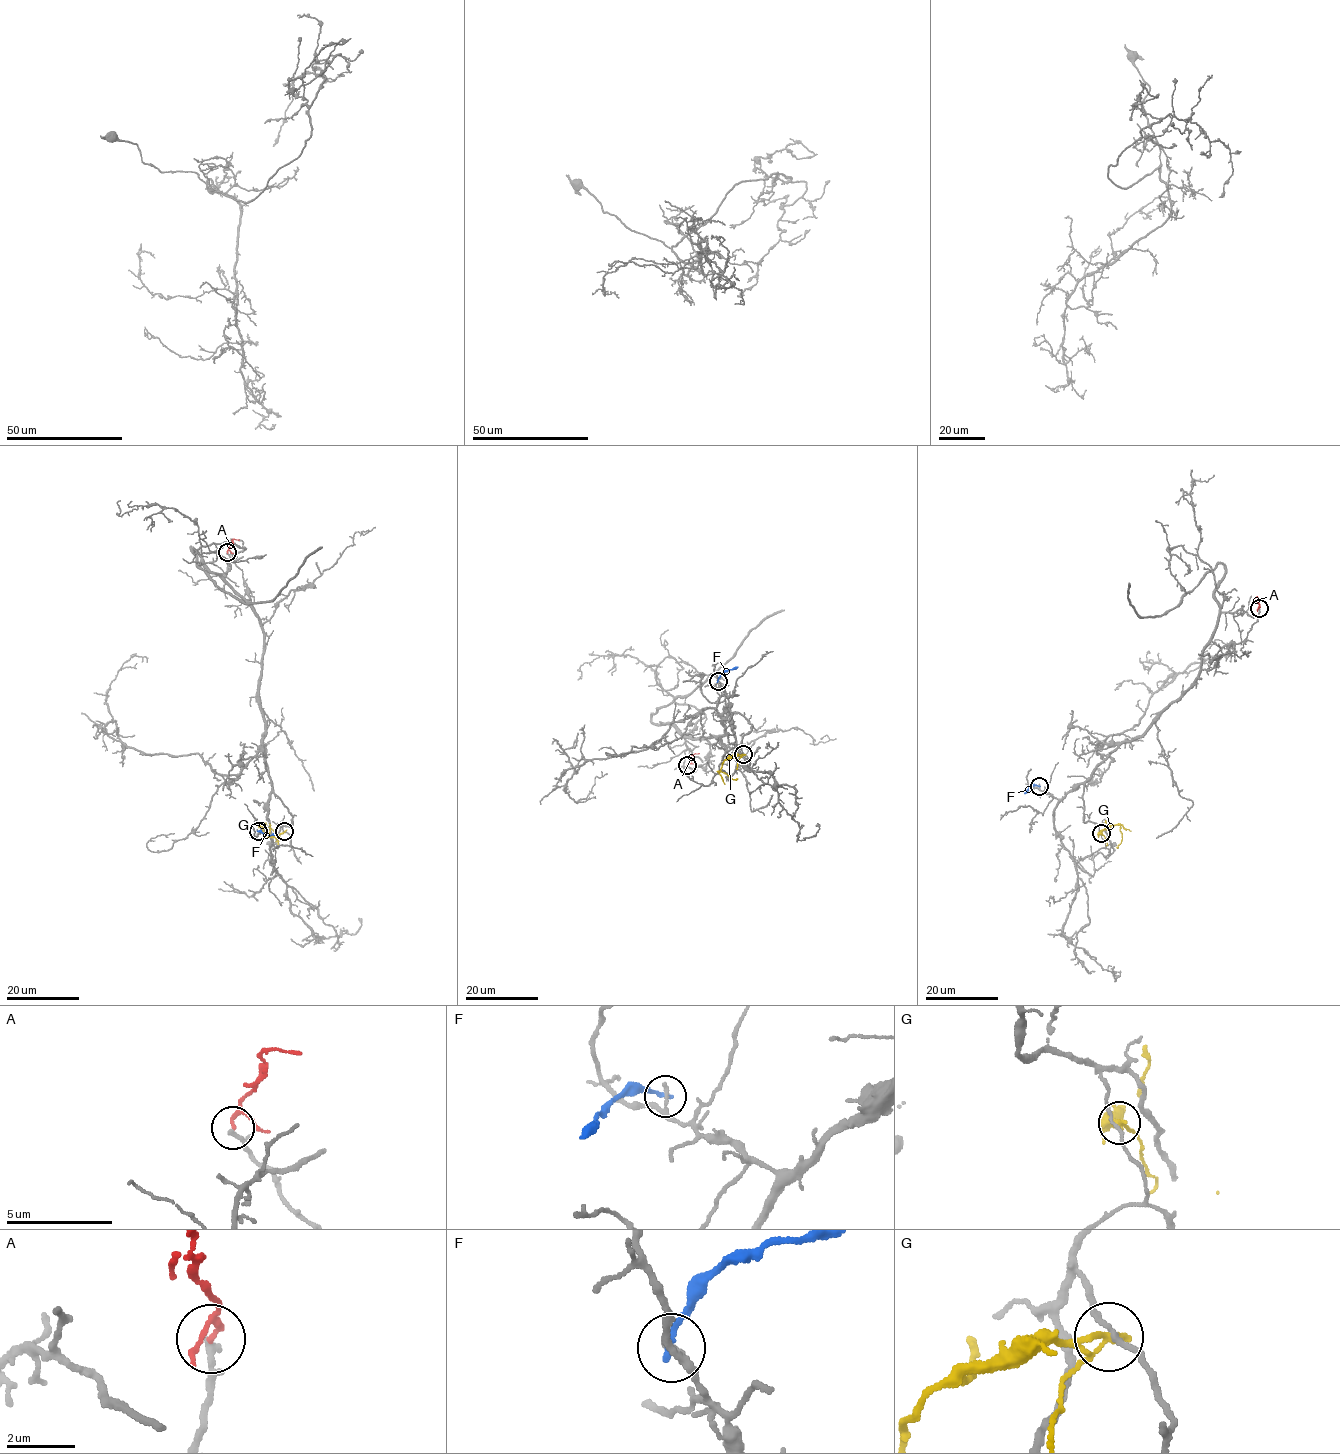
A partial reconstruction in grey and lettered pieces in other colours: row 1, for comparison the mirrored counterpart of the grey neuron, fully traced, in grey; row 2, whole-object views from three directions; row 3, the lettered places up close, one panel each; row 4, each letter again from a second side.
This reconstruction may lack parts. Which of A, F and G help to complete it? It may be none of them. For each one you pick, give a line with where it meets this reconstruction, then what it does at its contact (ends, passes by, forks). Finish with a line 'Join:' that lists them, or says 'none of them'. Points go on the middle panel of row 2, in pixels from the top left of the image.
A: contact (687, 765); it passes by
Join: A

